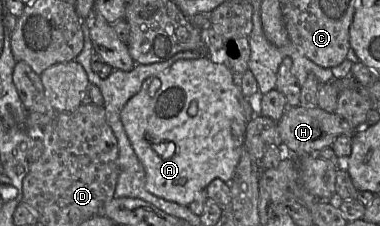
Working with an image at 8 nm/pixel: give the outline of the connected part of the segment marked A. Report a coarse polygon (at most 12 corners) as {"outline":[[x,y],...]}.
{"outline":[[207,54],[147,78],[121,121],[146,190],[230,181],[246,129]]}

